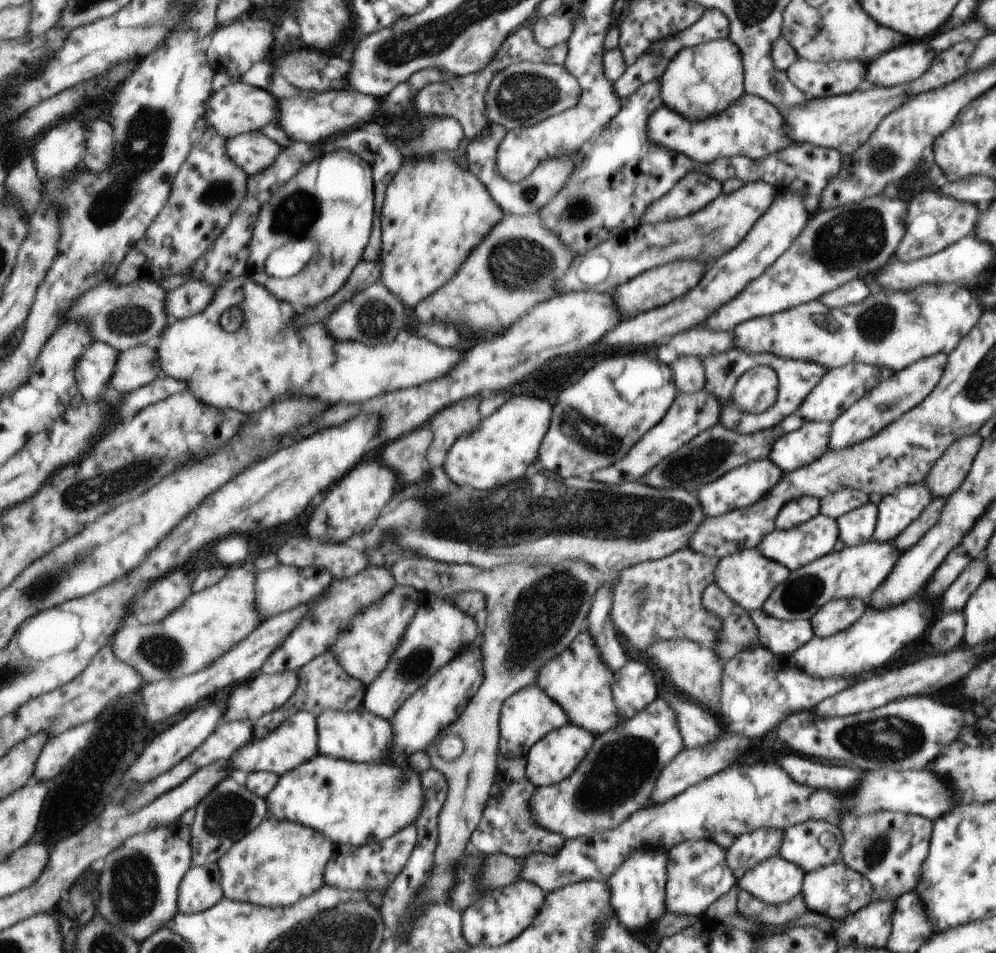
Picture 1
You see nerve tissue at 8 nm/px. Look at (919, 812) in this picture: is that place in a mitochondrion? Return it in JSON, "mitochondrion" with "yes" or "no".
{"mitochondrion":"no"}

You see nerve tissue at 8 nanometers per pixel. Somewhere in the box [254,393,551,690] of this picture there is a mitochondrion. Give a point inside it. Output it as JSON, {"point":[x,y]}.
{"point":[439,524]}

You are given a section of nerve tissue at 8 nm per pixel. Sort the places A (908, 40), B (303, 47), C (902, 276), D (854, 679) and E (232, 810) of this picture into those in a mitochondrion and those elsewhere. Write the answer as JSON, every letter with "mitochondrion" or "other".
{"A":"other","B":"other","C":"other","D":"other","E":"mitochondrion"}

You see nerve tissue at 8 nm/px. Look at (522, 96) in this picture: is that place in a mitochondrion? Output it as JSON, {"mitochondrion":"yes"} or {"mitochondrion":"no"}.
{"mitochondrion":"yes"}

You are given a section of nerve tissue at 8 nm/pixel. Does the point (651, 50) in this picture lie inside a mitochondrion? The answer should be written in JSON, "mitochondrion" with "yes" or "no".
{"mitochondrion":"no"}

